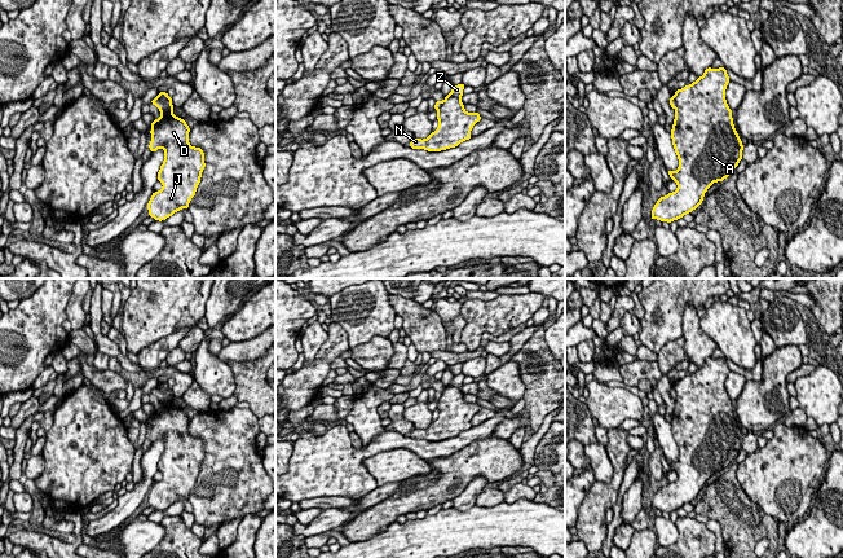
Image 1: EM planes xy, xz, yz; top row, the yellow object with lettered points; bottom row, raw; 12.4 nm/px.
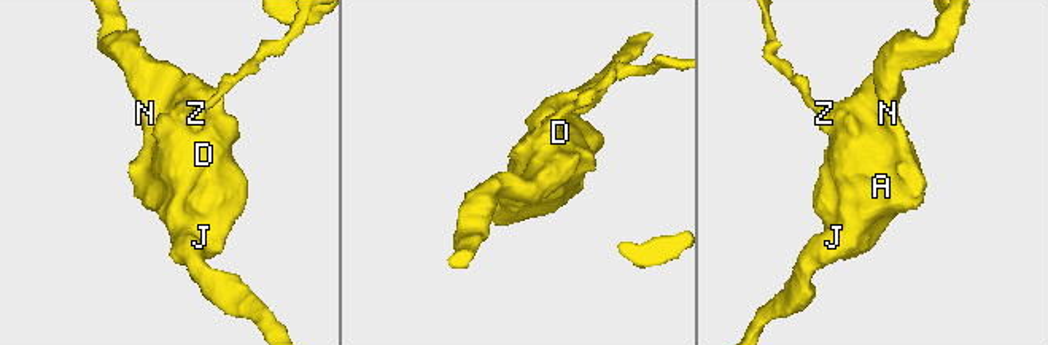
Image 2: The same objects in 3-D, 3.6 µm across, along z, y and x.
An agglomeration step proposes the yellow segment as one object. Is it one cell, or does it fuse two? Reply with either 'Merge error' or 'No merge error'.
Merge error

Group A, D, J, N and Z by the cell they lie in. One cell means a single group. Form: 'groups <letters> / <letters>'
groups A D J N / Z

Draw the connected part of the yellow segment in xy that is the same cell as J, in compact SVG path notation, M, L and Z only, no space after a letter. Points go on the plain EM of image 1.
M160 403L160 408L151 414L150 441L164 439L164 452L158 462L158 471L163 474L159 482L154 482L149 493L149 506L155 510L165 510L181 498L189 498L191 488L195 485L197 478L200 473L202 462L206 457L204 443L200 438L194 438L189 434L190 418L186 412L173 403Z

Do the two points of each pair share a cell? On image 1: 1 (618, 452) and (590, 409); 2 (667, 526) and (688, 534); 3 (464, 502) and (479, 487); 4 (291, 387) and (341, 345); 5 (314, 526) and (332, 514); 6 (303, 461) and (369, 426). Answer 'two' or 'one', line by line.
1: two
2: two
3: one
4: one
5: one
6: two

